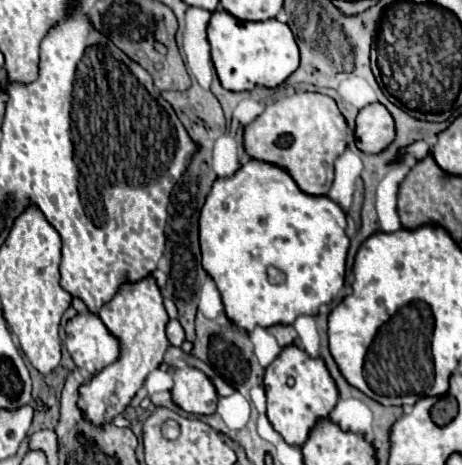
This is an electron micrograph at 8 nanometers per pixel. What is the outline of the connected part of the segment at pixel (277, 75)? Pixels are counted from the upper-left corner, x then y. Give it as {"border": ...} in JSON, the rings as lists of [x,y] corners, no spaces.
{"border":[[[214,11],[208,23],[208,41],[212,47],[212,61],[220,83],[228,91],[252,91],[254,87],[278,87],[300,65],[298,45],[286,23],[278,19],[268,21],[240,21],[228,11]]]}

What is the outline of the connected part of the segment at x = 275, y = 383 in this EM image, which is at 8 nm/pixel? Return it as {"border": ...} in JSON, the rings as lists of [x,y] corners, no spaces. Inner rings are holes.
{"border":[[[290,345],[266,367],[264,389],[268,397],[268,419],[288,445],[302,447],[320,419],[328,419],[338,403],[338,389],[322,359],[310,359],[302,349]]]}

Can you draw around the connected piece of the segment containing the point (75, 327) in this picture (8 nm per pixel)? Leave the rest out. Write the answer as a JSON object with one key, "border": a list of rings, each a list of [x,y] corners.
{"border":[[[78,313],[68,321],[64,343],[76,367],[92,375],[116,361],[120,353],[116,337],[112,337],[100,317],[92,313]]]}

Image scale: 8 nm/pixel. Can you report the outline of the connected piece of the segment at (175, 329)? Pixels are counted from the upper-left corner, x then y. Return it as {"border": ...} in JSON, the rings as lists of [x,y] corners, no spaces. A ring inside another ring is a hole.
{"border":[[[170,319],[166,323],[166,335],[172,345],[176,345],[176,347],[182,345],[182,341],[184,341],[184,329],[182,329],[182,325],[180,325],[178,319]]]}

